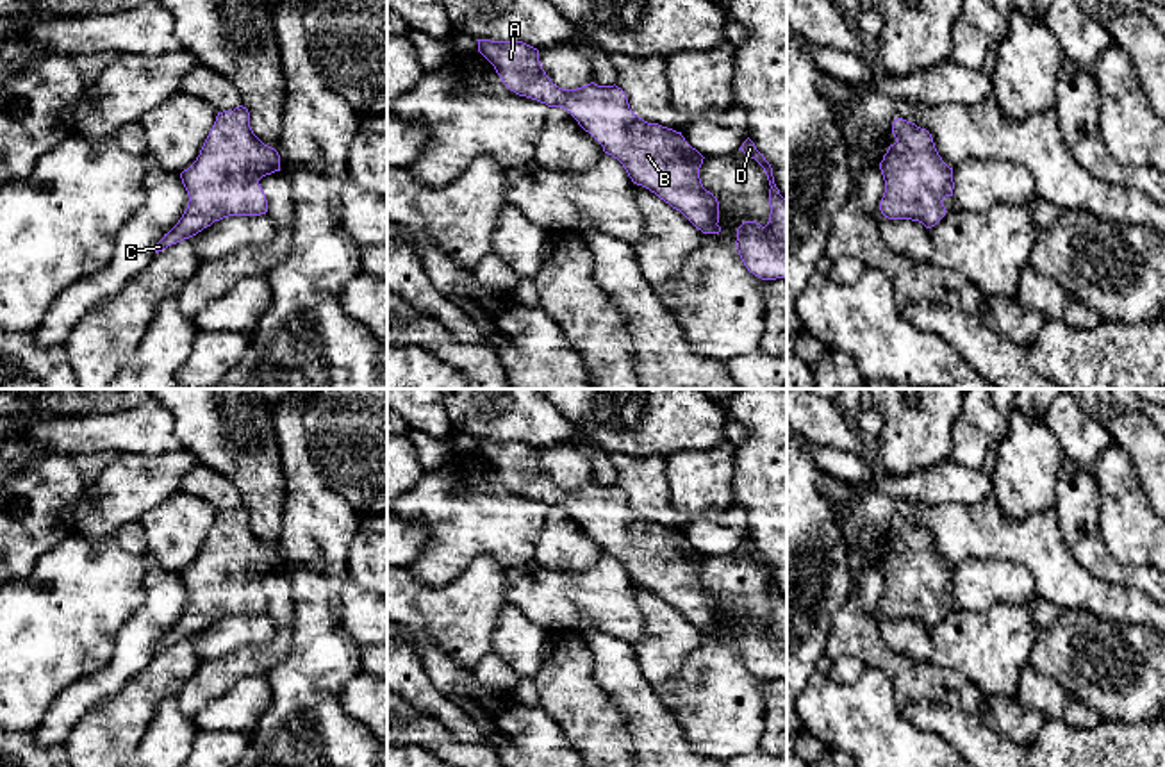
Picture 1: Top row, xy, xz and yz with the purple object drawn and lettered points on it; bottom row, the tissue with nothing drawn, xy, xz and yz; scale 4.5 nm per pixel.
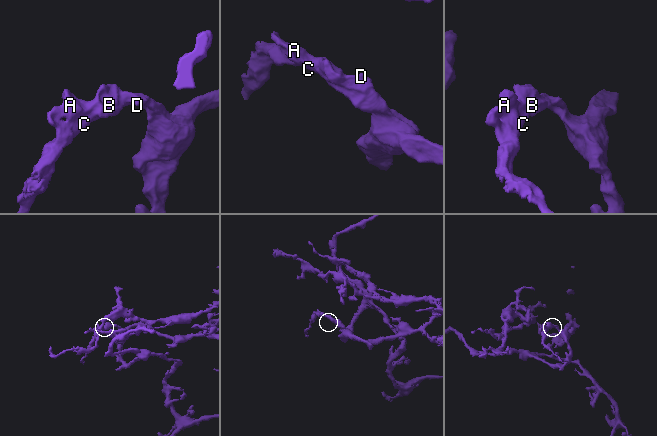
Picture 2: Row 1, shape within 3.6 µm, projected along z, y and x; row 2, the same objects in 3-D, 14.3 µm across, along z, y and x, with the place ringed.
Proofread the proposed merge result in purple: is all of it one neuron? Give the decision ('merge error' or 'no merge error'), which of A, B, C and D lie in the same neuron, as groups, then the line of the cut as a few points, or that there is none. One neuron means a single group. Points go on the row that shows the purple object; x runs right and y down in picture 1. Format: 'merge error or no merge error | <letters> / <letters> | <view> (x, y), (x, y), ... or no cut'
no merge error | A B C D | no cut

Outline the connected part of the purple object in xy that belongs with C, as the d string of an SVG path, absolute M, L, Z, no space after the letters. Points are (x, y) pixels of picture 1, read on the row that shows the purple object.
M248 109L218 112L200 155L180 173L187 209L155 244L155 253L223 218L266 214L268 200L259 180L275 171L280 171L280 155L253 134Z

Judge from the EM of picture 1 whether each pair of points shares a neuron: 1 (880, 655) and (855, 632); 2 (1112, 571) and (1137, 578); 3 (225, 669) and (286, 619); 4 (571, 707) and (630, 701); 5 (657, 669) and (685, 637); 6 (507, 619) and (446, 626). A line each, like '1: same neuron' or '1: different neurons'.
1: same neuron
2: same neuron
3: same neuron
4: different neurons
5: same neuron
6: different neurons

